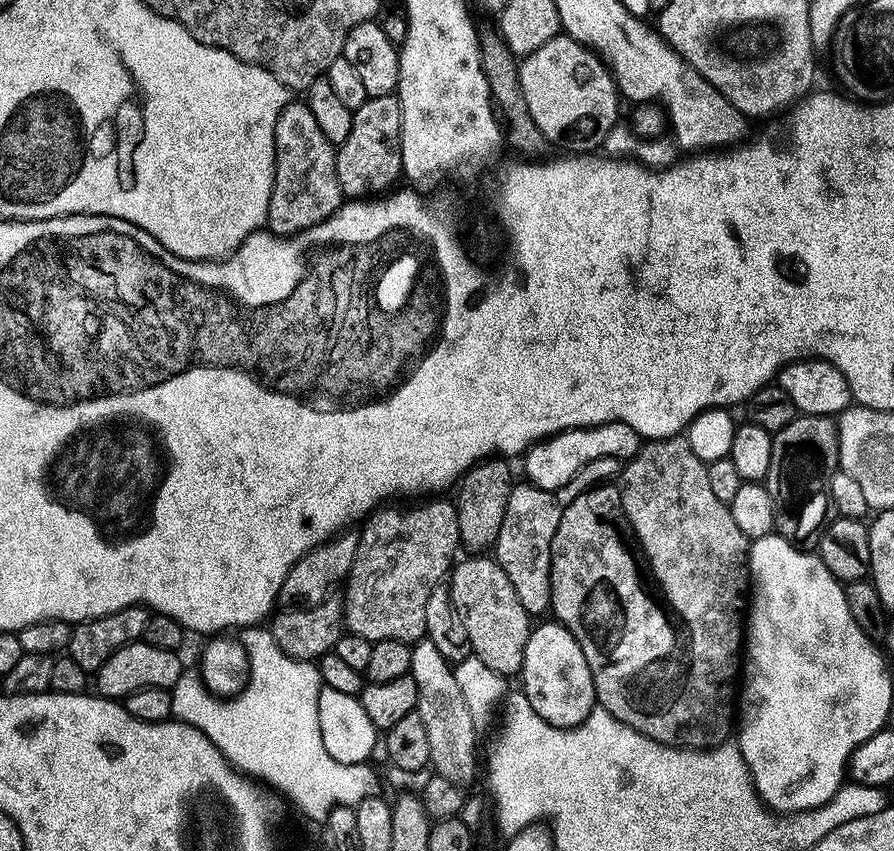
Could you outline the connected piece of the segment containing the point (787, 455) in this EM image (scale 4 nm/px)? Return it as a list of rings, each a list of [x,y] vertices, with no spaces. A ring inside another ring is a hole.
[[[798,414],[794,422],[802,424],[802,438],[784,450],[770,450],[766,487],[773,503],[775,535],[797,548],[812,550],[819,545],[820,533],[830,519],[830,482],[840,466],[840,451],[826,450],[814,442],[814,416]]]

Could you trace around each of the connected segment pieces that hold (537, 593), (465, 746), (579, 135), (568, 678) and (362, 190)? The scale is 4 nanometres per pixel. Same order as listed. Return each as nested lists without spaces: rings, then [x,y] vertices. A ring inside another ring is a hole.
[[[598,458],[595,462],[590,462],[566,486],[551,492],[535,488],[527,482],[516,482],[512,485],[510,502],[506,502],[506,518],[502,518],[502,530],[498,530],[498,538],[494,545],[494,559],[496,563],[506,570],[506,578],[510,578],[510,586],[514,586],[514,594],[518,594],[518,602],[522,602],[522,610],[526,610],[529,617],[540,618],[543,612],[547,613],[550,608],[550,562],[552,561],[552,539],[554,530],[558,530],[558,522],[562,522],[562,514],[578,494],[588,491],[590,488],[597,487],[601,482],[608,482],[615,477],[622,467],[621,461],[614,458]]]
[[[426,638],[411,645],[412,671],[410,675],[418,686],[418,702],[416,711],[426,725],[426,739],[430,742],[430,758],[428,763],[435,775],[446,778],[461,786],[476,776],[476,724],[474,713],[466,706],[466,698],[462,698],[462,690],[458,690],[456,673],[442,654],[438,654],[438,646]]]
[[[563,34],[550,38],[538,50],[519,61],[522,94],[530,106],[534,126],[542,130],[549,145],[561,144],[572,154],[599,149],[612,128],[617,127],[622,97],[608,65],[585,44]]]
[[[537,623],[533,627],[526,642],[524,668],[526,673],[528,672],[528,681],[522,685],[524,697],[530,702],[530,706],[534,706],[534,714],[541,716],[550,726],[577,728],[592,713],[593,708],[597,707],[594,682],[590,678],[590,666],[586,666],[586,654],[582,654],[582,646],[578,646],[574,634],[570,634],[570,630],[566,630],[561,624]]]
[[[399,95],[369,96],[352,114],[350,135],[336,148],[336,169],[341,193],[348,198],[376,198],[387,193],[404,167],[400,153],[402,110]]]

